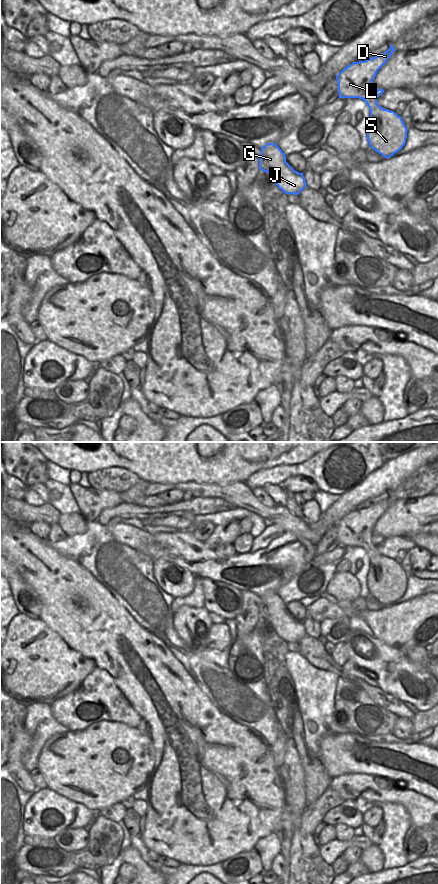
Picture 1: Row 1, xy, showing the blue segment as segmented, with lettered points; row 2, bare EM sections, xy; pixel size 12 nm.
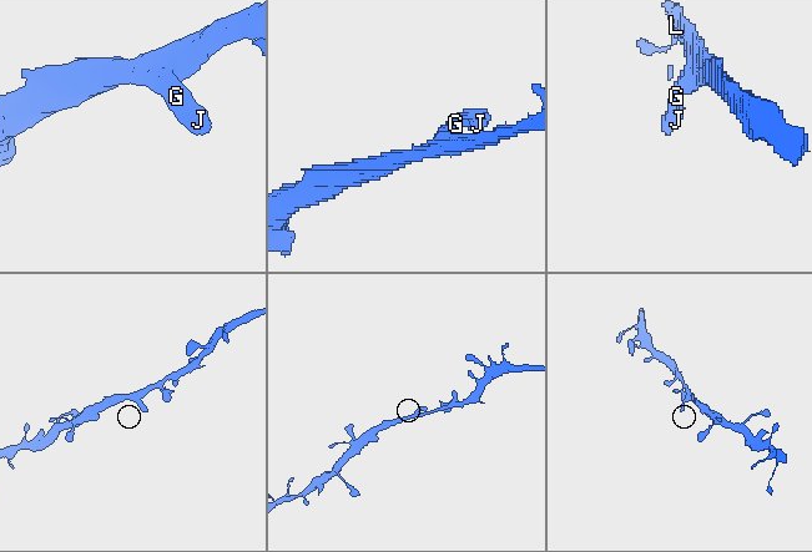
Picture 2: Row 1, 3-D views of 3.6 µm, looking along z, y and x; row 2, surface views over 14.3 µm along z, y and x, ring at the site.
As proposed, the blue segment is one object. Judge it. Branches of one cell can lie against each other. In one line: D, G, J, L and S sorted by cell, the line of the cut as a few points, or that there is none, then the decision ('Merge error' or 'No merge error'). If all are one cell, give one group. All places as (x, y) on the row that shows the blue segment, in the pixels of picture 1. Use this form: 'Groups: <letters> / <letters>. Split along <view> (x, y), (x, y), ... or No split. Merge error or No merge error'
Groups: D G J L S. No split. No merge error

